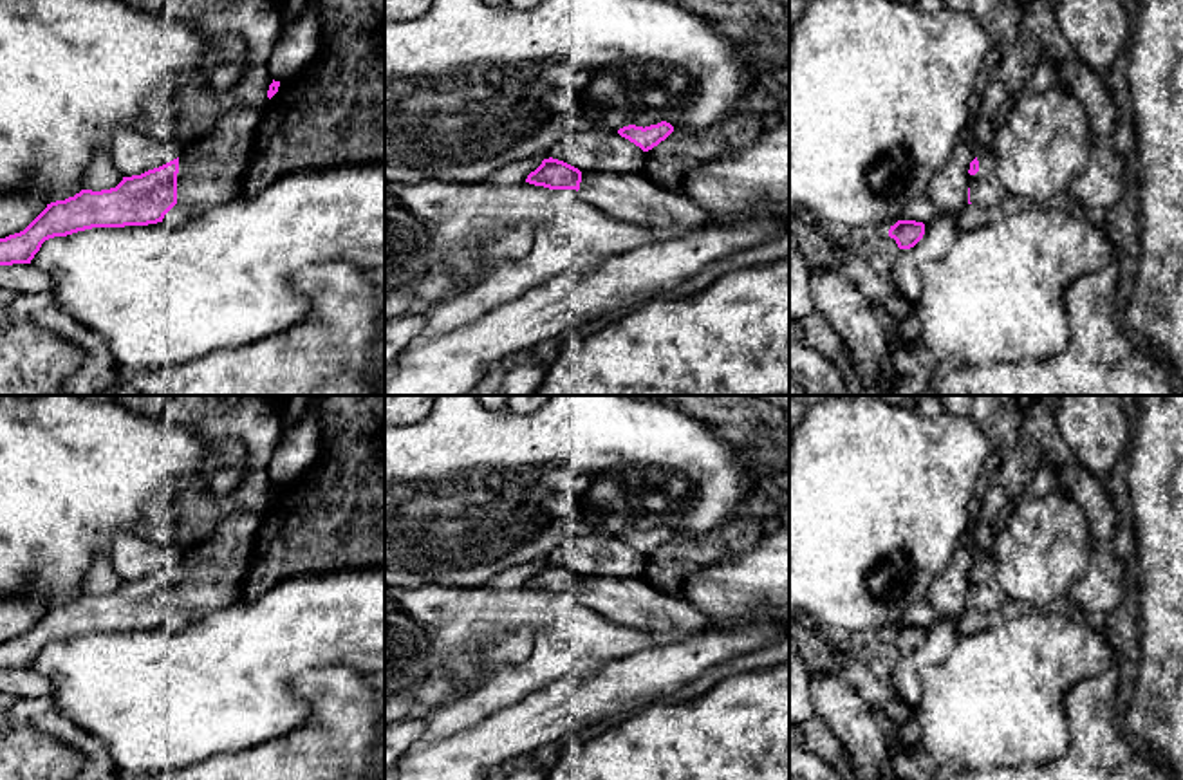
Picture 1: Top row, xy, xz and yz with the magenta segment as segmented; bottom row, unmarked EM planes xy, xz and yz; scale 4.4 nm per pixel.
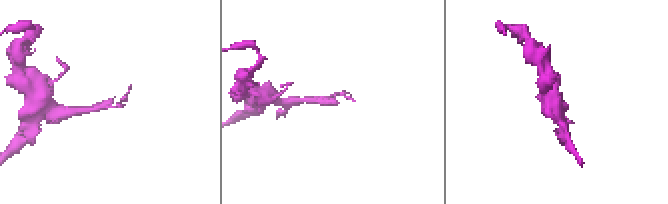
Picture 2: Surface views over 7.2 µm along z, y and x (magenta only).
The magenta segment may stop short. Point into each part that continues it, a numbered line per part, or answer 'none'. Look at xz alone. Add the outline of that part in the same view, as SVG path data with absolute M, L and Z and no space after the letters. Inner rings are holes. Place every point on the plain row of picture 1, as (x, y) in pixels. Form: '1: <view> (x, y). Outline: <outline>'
1: xz (633, 602). Outline: M582 576L578 596L591 610L663 639L681 639L708 623L692 603L659 592L645 578Z

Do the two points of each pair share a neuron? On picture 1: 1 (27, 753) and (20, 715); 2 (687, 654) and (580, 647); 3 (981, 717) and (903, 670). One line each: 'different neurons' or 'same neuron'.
1: different neurons
2: different neurons
3: different neurons

